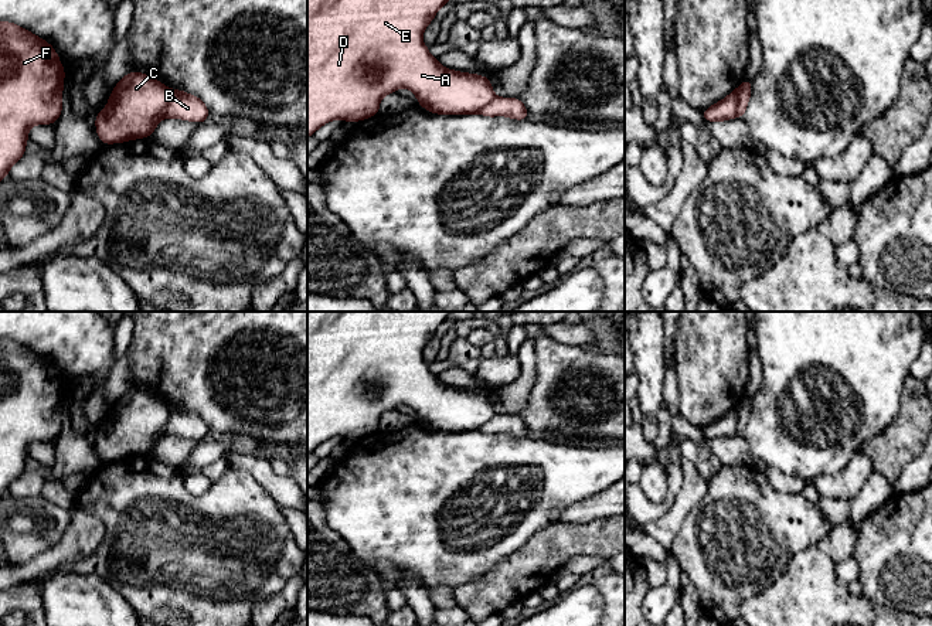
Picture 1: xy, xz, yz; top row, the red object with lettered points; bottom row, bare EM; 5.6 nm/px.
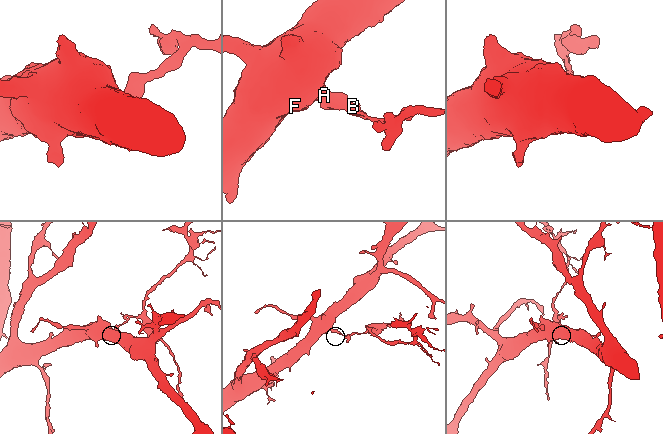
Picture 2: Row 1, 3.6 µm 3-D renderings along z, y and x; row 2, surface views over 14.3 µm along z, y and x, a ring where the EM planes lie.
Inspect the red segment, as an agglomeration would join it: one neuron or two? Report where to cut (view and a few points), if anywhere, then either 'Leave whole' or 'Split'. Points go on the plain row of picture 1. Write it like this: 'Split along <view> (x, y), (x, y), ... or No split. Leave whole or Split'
Split along yz (740, 404), (735, 434). Split

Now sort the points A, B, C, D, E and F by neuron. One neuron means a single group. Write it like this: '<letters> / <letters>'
A C D E F / B

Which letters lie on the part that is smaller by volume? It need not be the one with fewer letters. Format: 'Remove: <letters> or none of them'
Remove: B

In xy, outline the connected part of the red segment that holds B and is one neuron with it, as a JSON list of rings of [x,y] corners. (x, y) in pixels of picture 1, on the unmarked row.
[[[169,406],[167,435],[203,440],[208,438],[210,426],[195,412],[178,406]]]

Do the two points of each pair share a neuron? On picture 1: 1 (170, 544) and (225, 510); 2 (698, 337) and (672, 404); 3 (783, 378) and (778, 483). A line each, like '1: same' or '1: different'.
1: same
2: different
3: different

